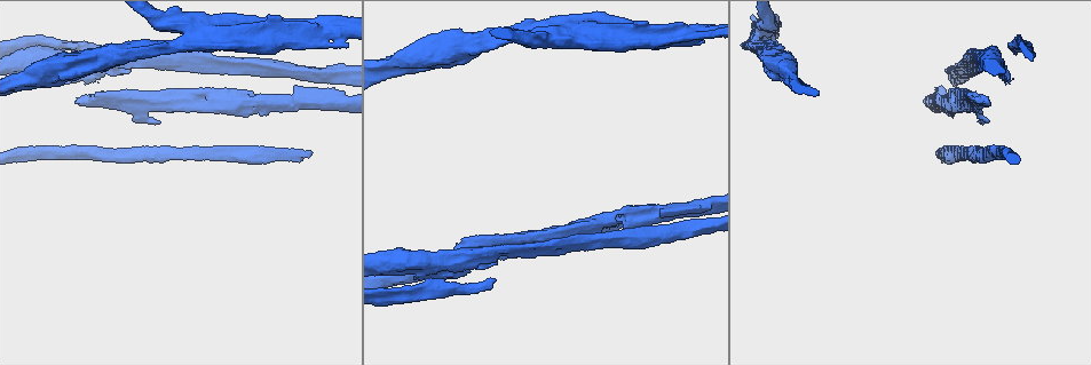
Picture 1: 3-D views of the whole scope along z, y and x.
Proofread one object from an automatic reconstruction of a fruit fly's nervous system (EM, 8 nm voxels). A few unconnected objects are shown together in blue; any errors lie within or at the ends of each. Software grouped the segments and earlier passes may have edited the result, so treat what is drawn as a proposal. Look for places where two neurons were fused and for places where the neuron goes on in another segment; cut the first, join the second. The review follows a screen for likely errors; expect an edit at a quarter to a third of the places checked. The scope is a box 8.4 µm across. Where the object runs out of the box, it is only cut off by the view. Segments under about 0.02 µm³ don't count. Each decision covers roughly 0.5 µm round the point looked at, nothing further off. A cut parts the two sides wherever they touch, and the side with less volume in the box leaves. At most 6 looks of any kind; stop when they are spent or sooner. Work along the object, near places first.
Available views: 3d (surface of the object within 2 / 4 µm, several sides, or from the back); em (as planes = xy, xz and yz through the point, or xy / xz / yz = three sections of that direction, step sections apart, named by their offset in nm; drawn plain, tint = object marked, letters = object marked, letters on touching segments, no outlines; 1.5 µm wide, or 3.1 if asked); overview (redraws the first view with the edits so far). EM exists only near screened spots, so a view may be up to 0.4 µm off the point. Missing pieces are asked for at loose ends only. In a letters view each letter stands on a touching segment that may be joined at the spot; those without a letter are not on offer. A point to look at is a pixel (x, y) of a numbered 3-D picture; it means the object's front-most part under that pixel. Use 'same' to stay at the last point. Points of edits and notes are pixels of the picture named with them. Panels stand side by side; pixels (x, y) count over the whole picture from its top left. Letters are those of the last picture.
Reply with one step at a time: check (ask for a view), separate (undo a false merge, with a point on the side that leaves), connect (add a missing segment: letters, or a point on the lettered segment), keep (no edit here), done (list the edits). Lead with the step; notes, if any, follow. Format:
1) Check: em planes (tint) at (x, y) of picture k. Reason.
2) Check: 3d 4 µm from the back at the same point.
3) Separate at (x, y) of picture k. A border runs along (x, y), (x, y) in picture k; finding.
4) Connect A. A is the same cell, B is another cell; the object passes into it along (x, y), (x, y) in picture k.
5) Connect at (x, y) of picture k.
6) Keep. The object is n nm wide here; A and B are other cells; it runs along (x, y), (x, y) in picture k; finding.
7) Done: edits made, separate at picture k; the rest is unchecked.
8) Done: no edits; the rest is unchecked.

Check: em planes (letters) at (310, 153) of picture 1. Free end.

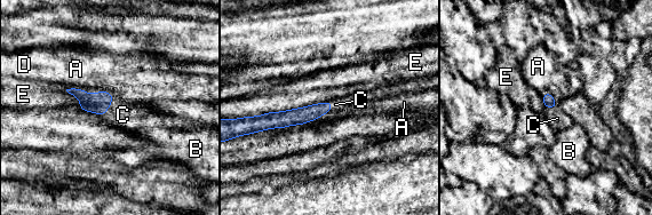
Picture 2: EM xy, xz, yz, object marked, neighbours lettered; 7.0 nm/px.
Connect C. The longest contact is with E, 550 nm; C is the same cell, A, B, D and E are other cells; the neuron continues.

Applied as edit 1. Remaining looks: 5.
Check: 3d 2 µm at (496, 279) of picture 1. Free end.

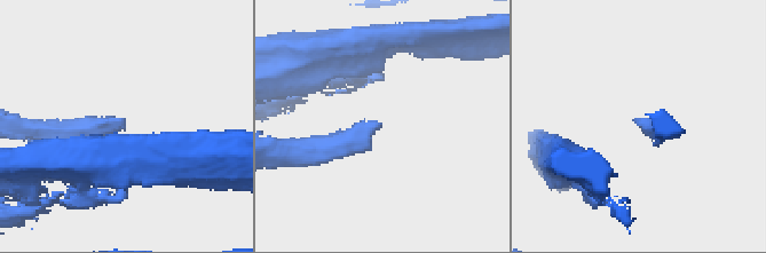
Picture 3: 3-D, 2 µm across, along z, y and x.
Check: em planes (letters) at (379, 124) of picture 3.

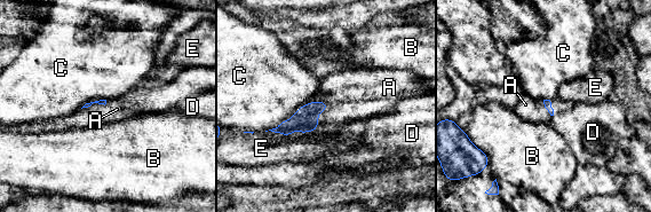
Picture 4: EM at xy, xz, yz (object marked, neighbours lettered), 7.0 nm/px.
Connect A. The longest contact is with C, 400 nm; A is the same cell, B, C, D and E are other cells; the neuron continues.

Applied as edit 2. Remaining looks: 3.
Check: em xz step 4 (letters) at (990, 104) of picture 1. Branch stops here.

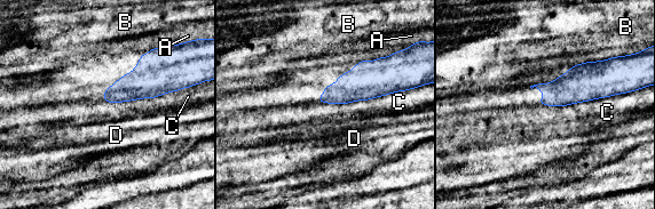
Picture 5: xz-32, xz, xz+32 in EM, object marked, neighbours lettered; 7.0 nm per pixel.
Check: em planes (letters) at the same point. Another direction.

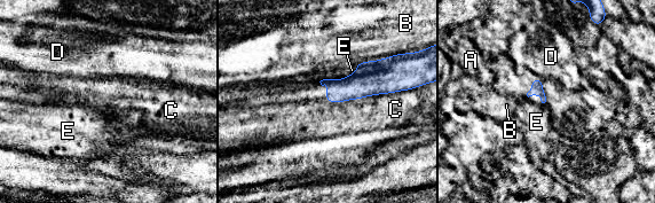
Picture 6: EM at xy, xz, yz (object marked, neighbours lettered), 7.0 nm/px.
Keep. A, B, C, D and E are other cells; a border runs along (360, 70), (333, 80) in picture 6; none of them fits.

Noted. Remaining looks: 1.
Done: edits made, connect at picture 2, connect at picture 4; the rest is unchecked.

